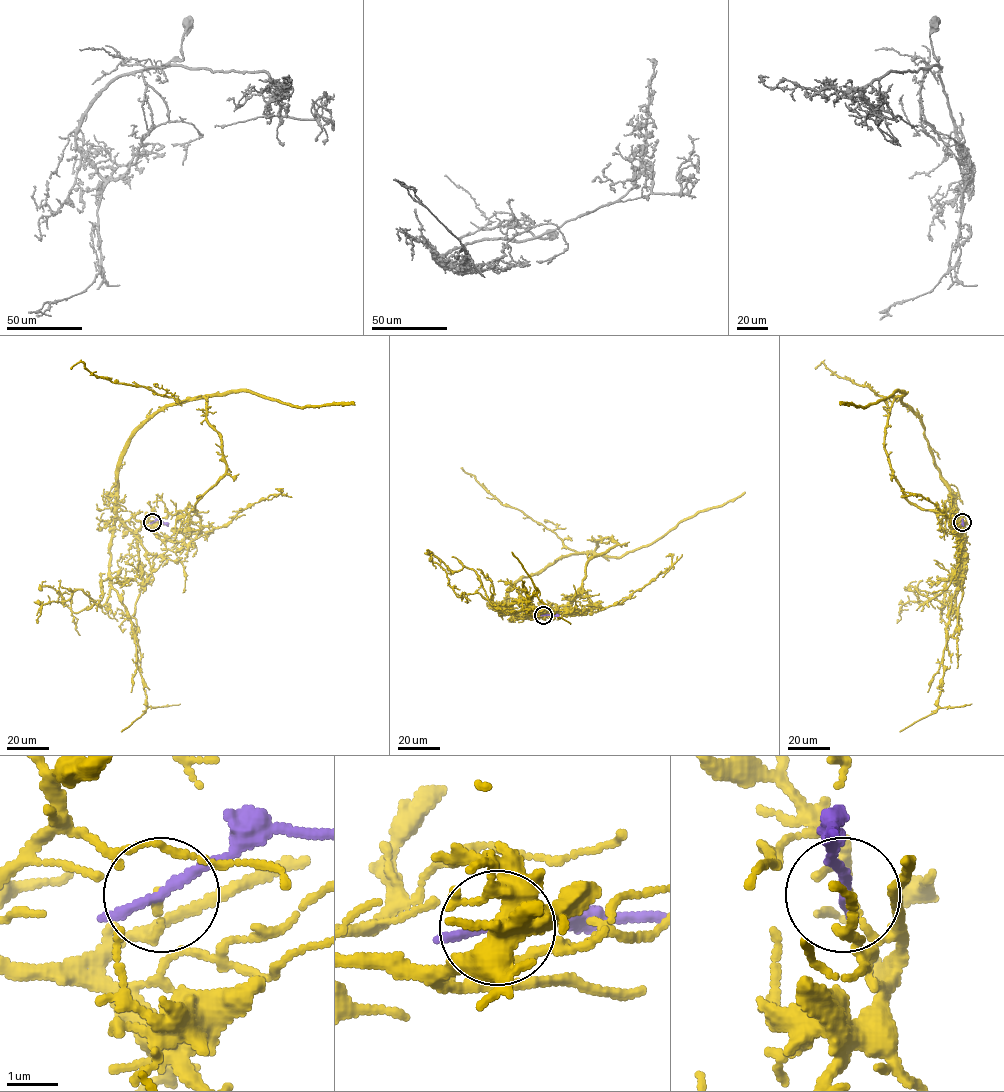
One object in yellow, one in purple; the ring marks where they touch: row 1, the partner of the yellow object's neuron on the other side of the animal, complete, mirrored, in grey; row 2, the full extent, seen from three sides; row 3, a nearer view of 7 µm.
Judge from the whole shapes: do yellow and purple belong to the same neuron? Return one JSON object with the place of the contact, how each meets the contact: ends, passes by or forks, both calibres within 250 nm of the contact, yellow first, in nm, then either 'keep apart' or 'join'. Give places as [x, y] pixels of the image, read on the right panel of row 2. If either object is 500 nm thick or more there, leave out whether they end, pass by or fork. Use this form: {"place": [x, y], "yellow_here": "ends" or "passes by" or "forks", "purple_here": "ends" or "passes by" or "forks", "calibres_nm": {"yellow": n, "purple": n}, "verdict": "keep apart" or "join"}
{"place": [962, 522], "yellow_here": "ends", "purple_here": "passes by", "calibres_nm": {"yellow": 130, "purple": 160}, "verdict": "keep apart"}

